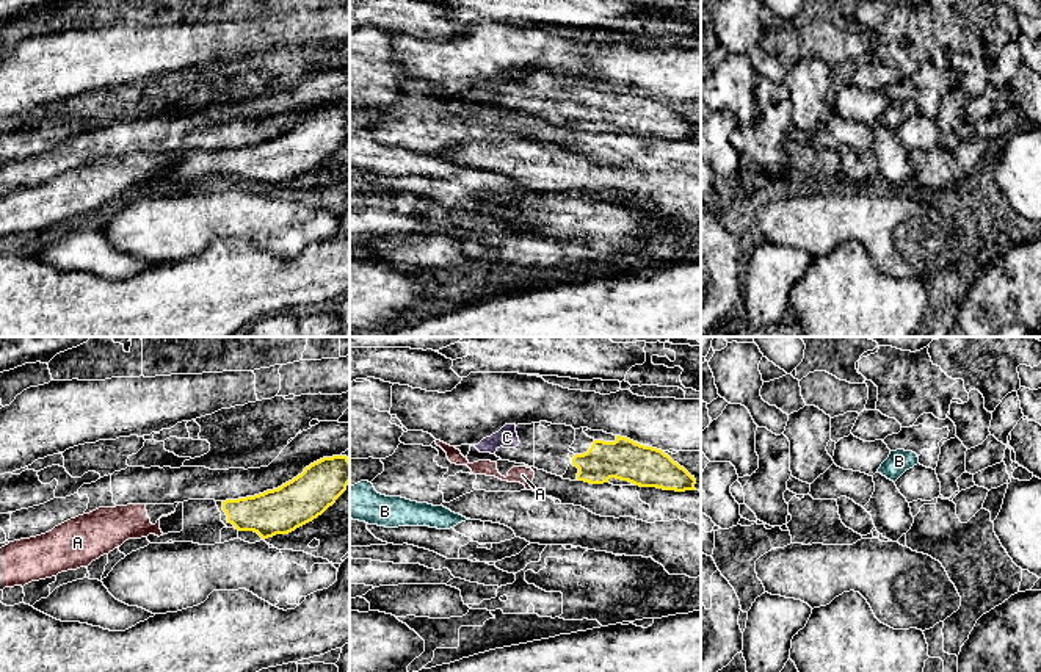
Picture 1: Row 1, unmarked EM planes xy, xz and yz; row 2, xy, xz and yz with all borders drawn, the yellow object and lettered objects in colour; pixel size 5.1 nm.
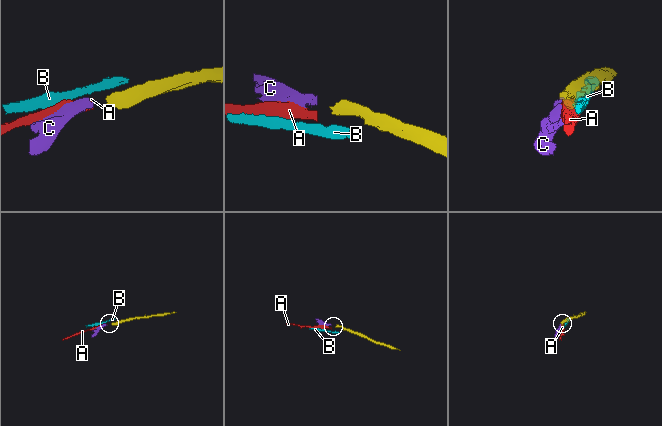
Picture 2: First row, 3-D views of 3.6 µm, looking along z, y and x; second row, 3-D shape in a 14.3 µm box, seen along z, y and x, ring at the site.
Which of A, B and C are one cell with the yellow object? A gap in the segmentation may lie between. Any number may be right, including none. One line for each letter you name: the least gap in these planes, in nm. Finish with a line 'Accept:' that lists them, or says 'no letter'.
C: Distance 280 nm
Accept: C

